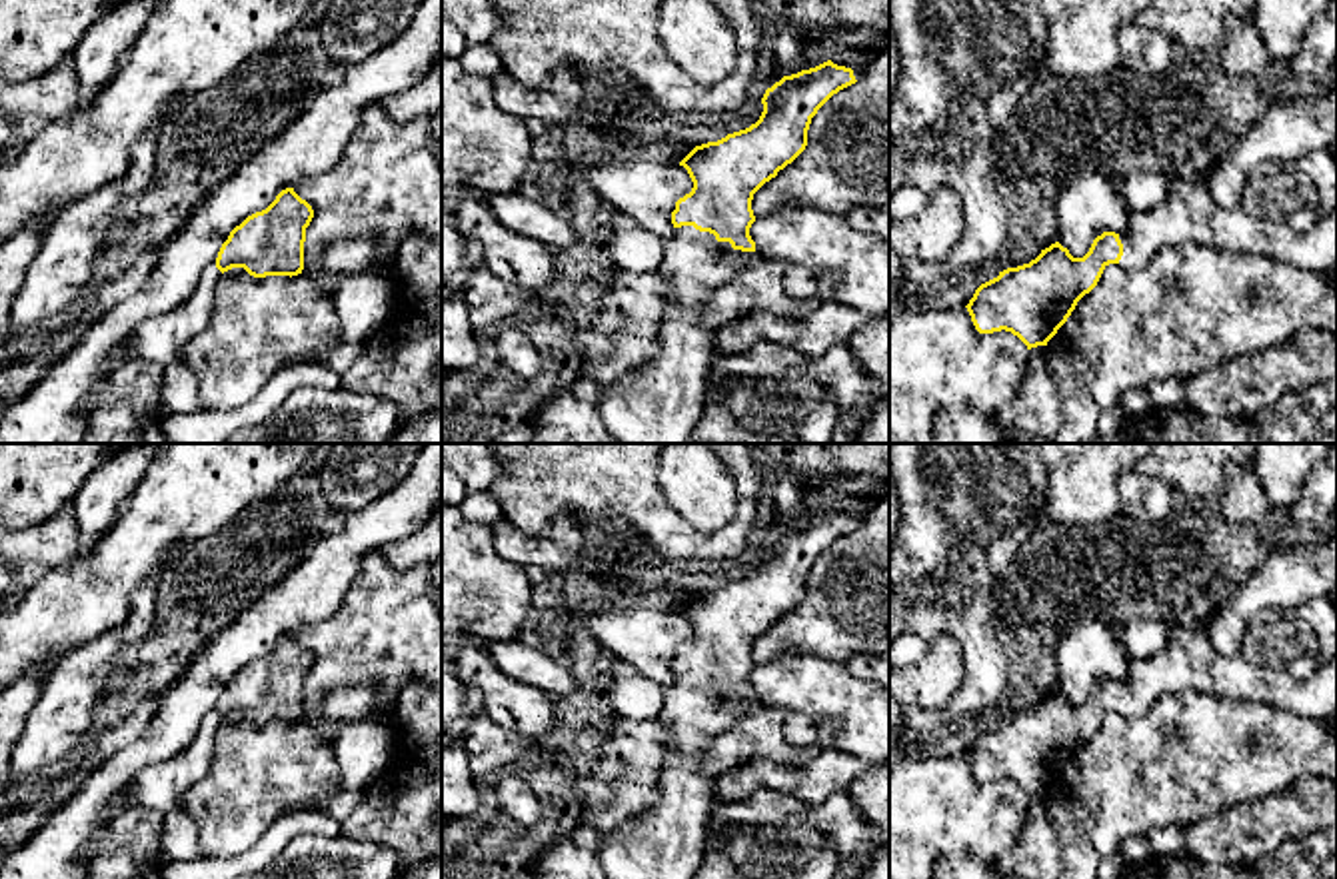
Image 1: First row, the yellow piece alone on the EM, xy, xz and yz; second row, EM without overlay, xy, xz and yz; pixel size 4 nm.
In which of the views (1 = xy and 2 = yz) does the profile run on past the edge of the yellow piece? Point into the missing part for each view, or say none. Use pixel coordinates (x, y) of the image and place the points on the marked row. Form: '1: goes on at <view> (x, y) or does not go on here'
1: does not go on here
2: goes on at yz (1188, 214)

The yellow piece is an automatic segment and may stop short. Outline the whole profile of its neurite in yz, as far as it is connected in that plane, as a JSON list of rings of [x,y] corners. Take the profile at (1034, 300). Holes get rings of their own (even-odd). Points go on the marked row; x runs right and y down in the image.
[[[1169,178],[1167,194],[1149,210],[1131,212],[1125,232],[1103,232],[1083,258],[1073,258],[1059,242],[1041,250],[1029,264],[1007,268],[997,278],[981,284],[965,306],[979,334],[1011,332],[1027,350],[1047,346],[1067,322],[1077,302],[1089,294],[1109,264],[1125,270],[1141,268],[1151,256],[1167,246],[1215,246],[1219,250],[1273,258],[1301,270],[1337,270],[1337,206],[1309,230],[1295,230],[1251,216],[1241,204],[1227,208],[1207,190],[1205,182]]]

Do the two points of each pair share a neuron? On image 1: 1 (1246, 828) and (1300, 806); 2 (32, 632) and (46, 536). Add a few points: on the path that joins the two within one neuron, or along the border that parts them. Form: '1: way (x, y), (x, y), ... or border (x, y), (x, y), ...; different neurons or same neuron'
1: way (1260, 828), (1286, 816); same neuron
2: border (80, 550), (48, 568), (20, 600); different neurons

